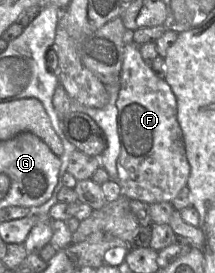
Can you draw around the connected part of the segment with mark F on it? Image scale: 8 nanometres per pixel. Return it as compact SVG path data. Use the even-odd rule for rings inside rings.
M127 30L127 43L124 47L124 60L120 75L120 91L116 102L121 148L117 160L119 185L122 195L129 199L140 200L149 205L161 202L171 203L184 187L188 187L190 177L183 133L177 119L177 100L169 84L159 78L151 66L144 62L139 47L140 45L133 42L133 31Z

